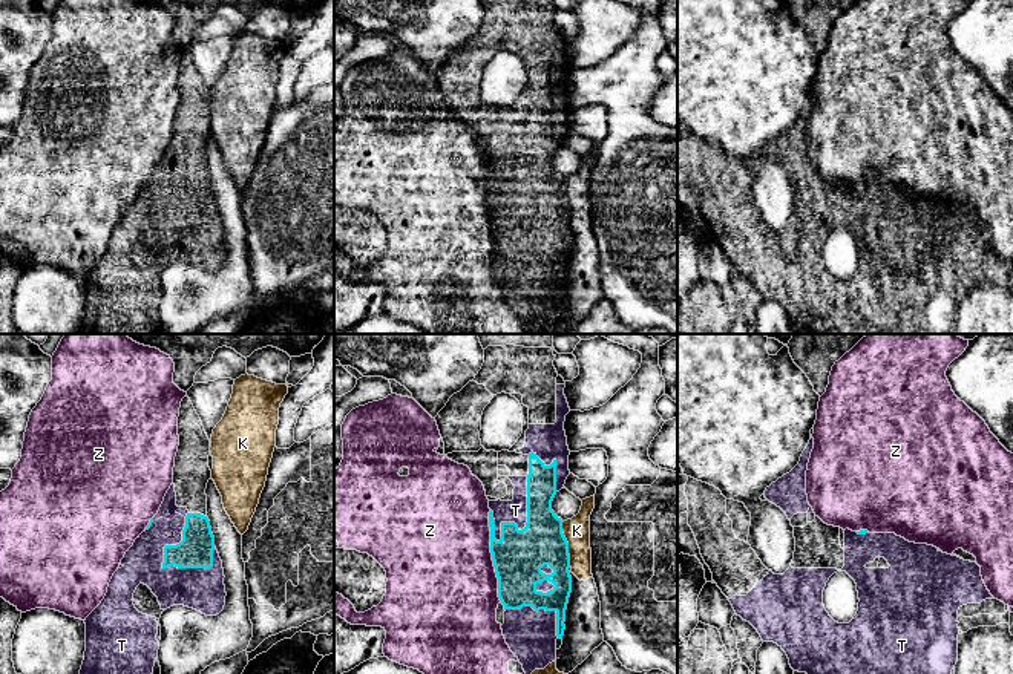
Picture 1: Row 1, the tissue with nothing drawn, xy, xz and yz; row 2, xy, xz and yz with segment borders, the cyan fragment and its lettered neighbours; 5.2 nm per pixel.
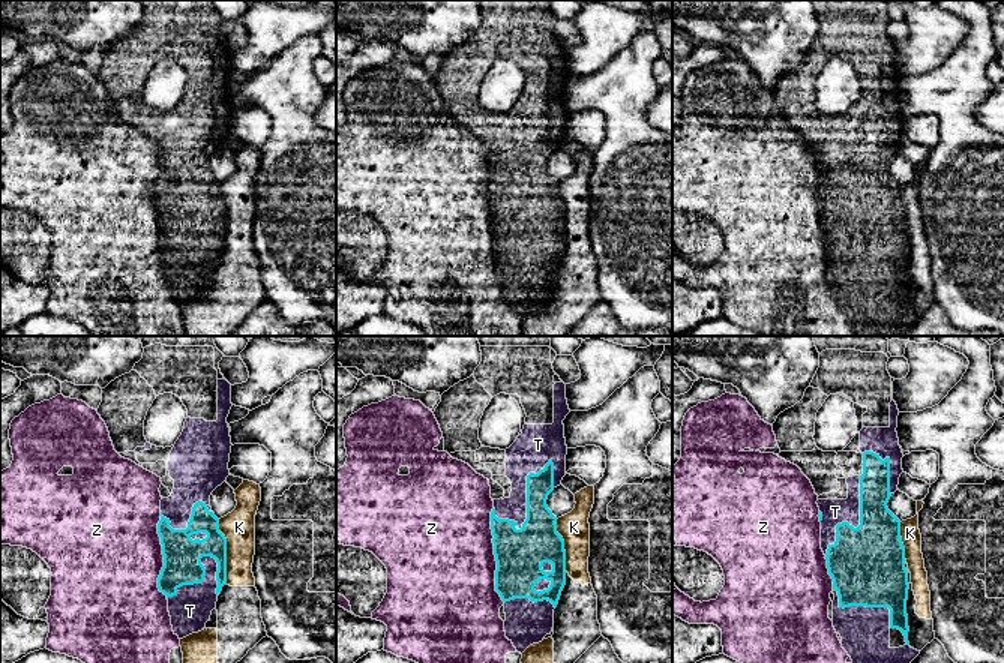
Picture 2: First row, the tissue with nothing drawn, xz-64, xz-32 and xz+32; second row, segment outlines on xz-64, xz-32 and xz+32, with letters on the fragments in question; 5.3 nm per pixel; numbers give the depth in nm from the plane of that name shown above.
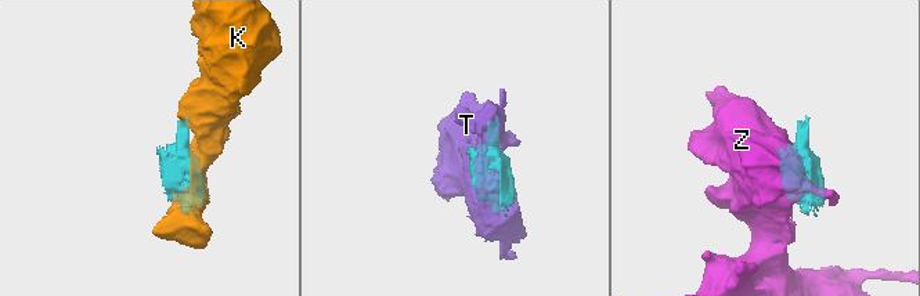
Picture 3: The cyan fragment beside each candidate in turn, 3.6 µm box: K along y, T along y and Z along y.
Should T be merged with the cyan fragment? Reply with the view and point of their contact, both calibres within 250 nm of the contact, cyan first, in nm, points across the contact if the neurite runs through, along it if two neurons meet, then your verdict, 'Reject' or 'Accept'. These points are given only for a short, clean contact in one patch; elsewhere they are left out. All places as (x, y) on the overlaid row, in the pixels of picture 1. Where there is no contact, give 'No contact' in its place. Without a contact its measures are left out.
Touches cyan at xy (177, 544). Thickness 180 nm (cyan) against 200 nm. Reject

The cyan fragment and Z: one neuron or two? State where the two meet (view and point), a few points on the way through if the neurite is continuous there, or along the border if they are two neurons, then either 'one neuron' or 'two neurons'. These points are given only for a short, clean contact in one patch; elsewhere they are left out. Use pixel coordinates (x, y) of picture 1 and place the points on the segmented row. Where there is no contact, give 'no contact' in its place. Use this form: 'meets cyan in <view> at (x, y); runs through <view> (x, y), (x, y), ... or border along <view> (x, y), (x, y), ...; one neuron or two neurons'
meets cyan in xz at (492, 556); one neuron

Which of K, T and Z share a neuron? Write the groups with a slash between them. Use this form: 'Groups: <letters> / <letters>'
Groups: K / T / Z

